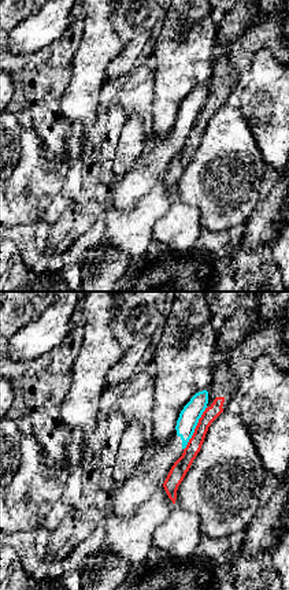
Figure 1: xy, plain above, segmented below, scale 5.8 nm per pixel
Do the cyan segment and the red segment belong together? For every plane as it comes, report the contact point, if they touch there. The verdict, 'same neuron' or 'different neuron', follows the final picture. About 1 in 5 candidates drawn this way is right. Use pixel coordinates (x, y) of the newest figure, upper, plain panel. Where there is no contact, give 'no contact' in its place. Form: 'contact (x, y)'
contact (195, 121)

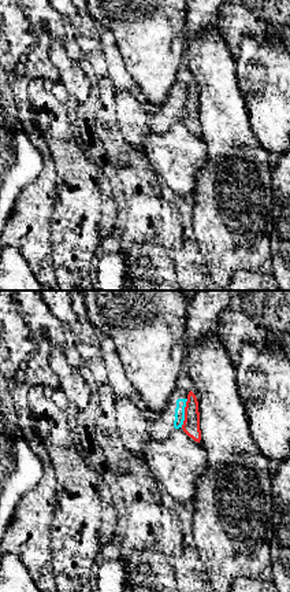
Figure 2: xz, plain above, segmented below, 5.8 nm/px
contact (183, 106)

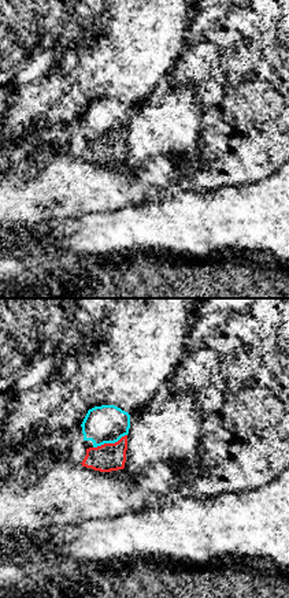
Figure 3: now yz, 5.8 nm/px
contact (110, 136)

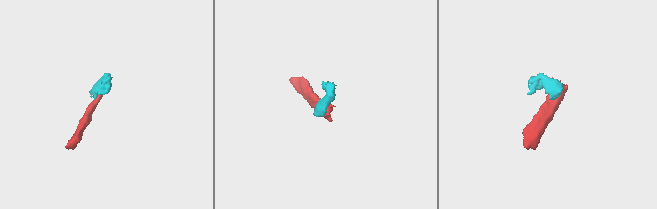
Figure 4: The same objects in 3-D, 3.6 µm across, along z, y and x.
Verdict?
different neuron

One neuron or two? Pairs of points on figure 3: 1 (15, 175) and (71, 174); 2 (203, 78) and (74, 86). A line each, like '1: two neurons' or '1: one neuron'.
1: one neuron
2: two neurons

